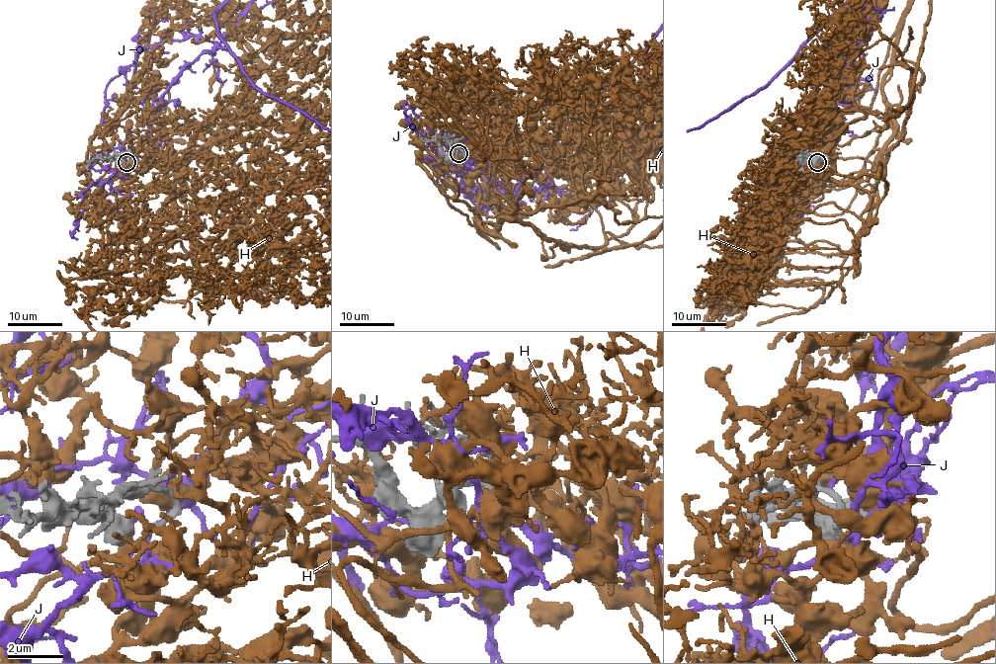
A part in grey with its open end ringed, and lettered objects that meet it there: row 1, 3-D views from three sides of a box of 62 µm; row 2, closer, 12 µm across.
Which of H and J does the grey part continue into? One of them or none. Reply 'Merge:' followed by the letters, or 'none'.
Merge: H

